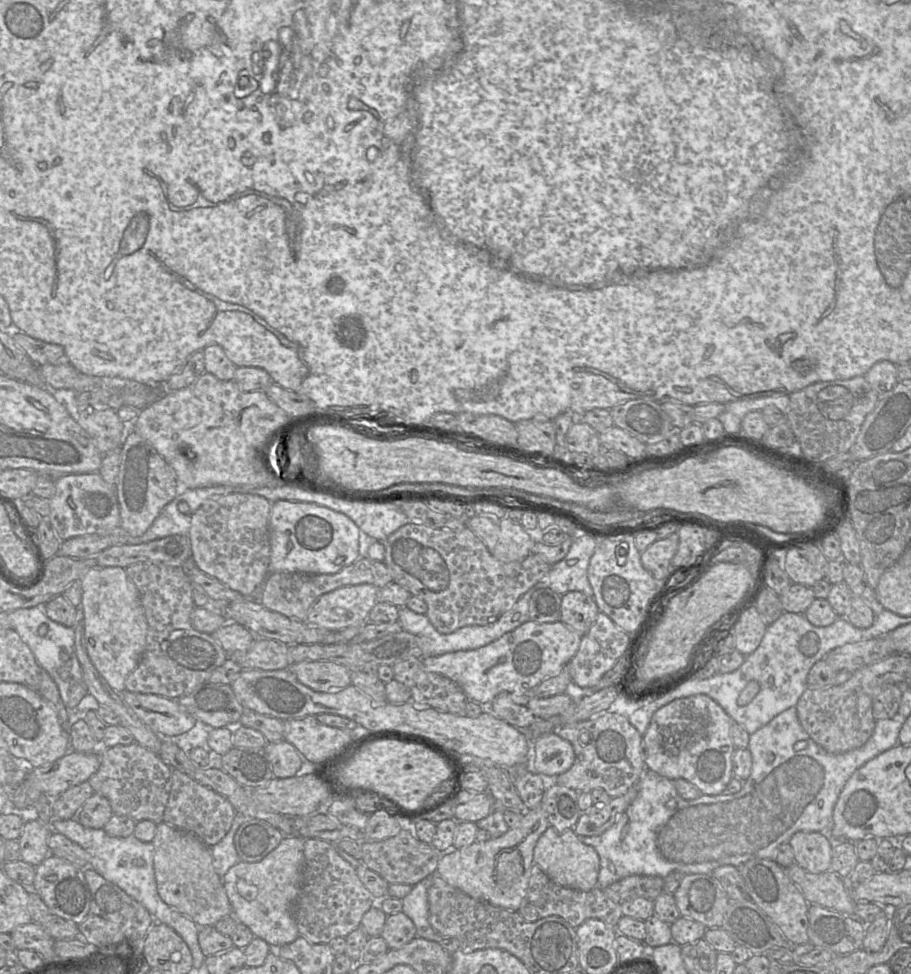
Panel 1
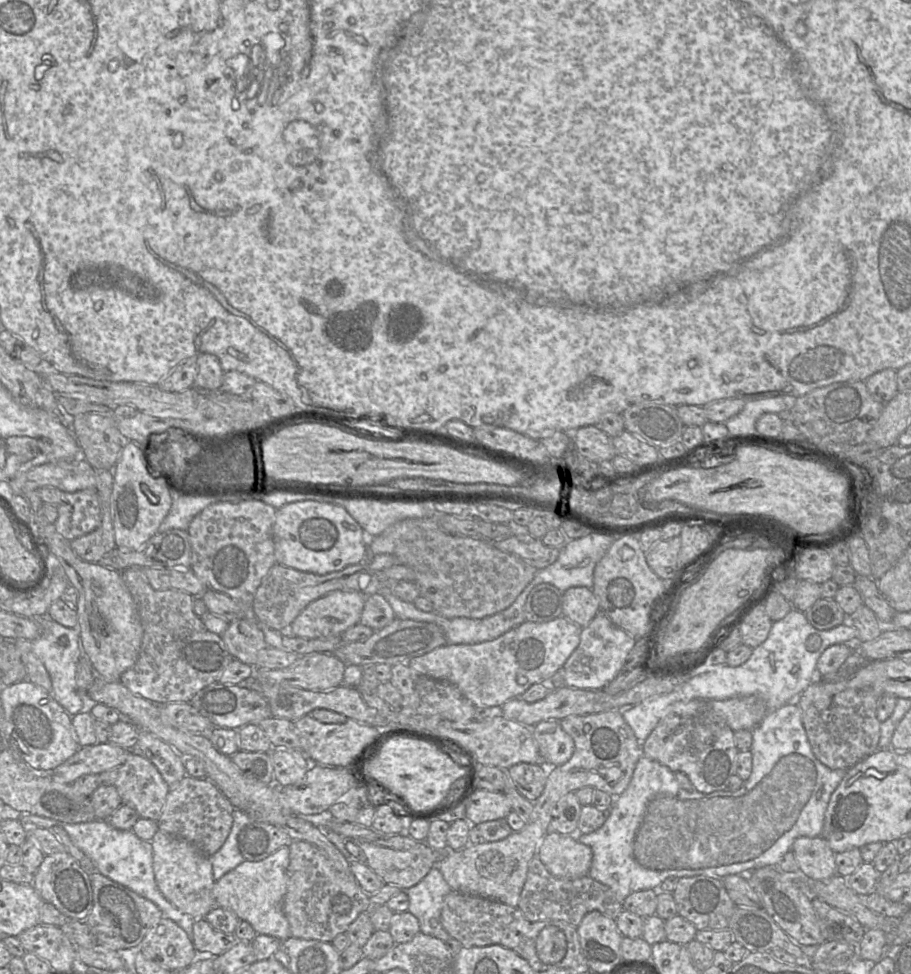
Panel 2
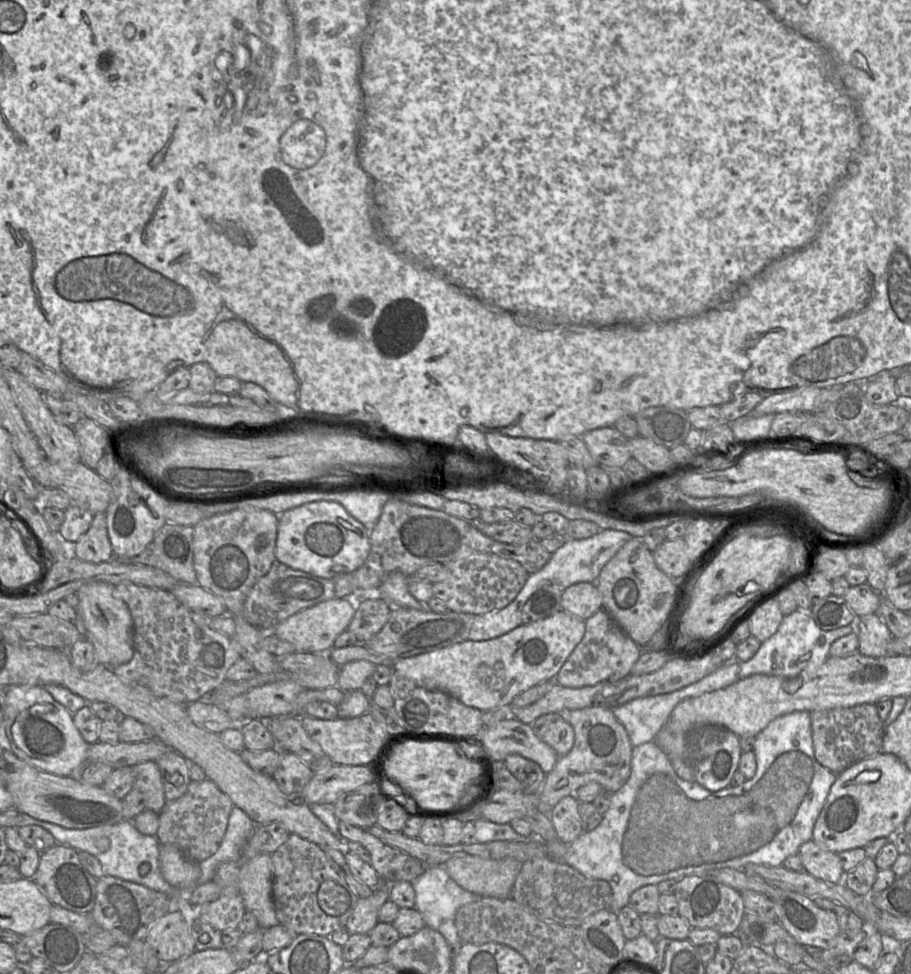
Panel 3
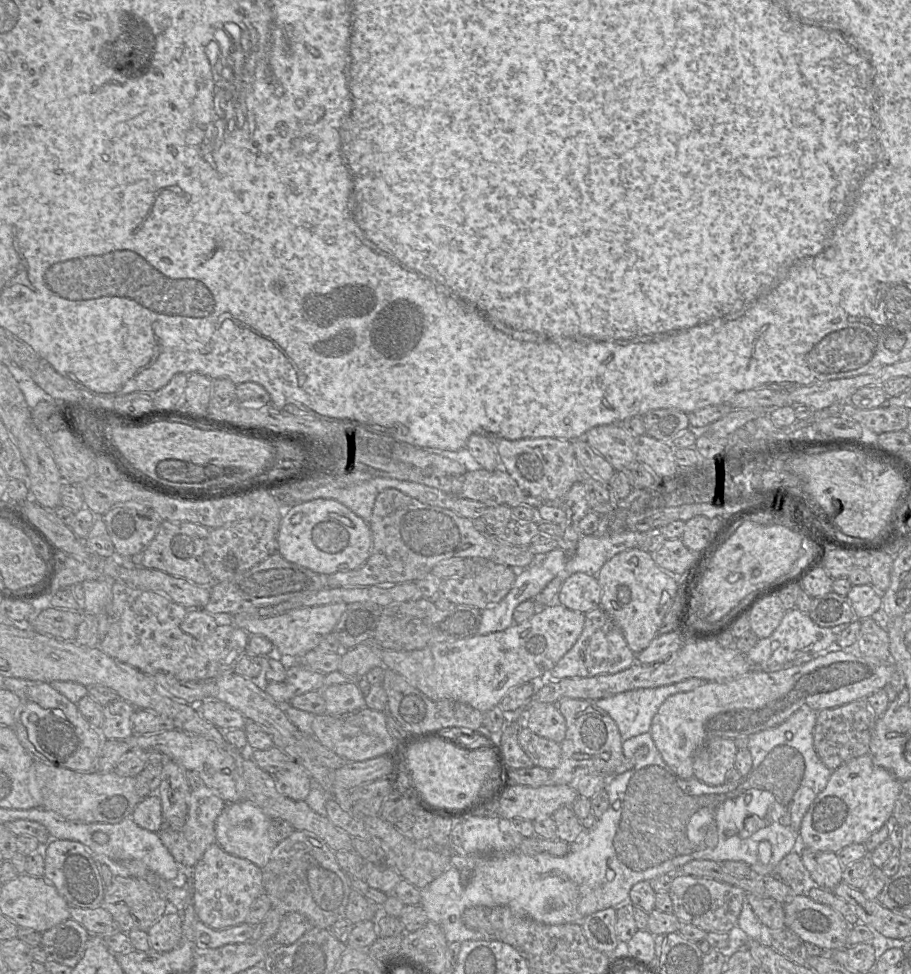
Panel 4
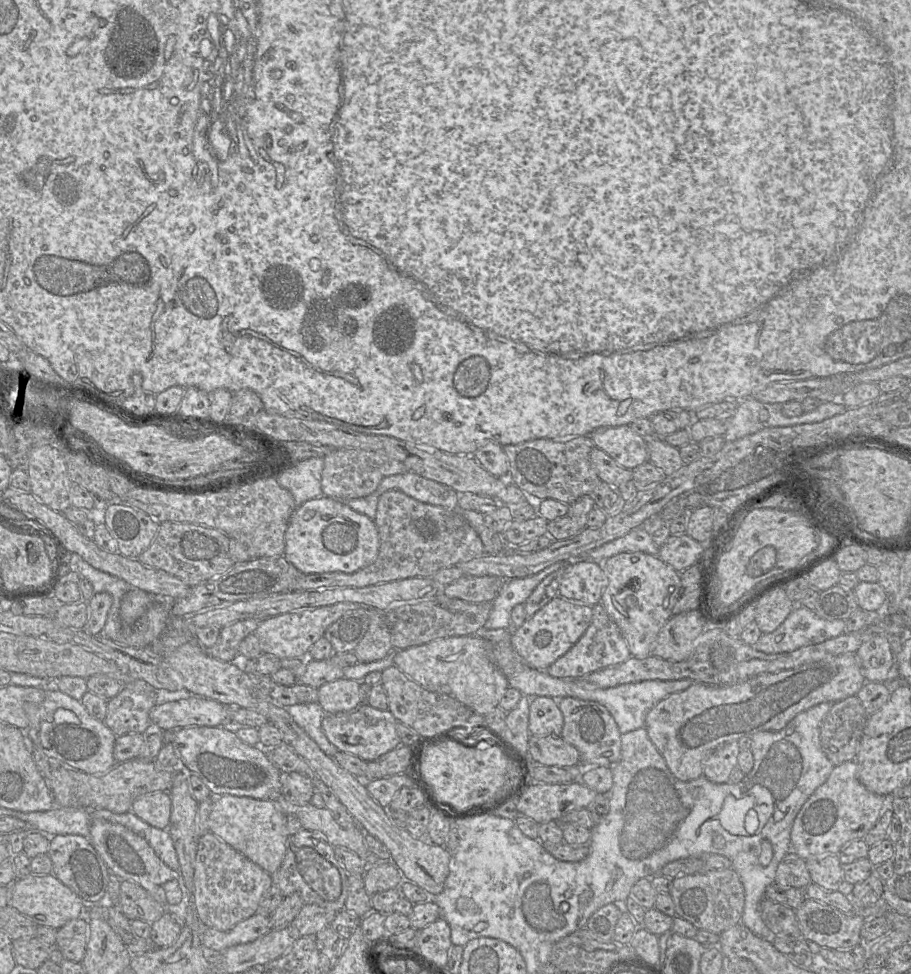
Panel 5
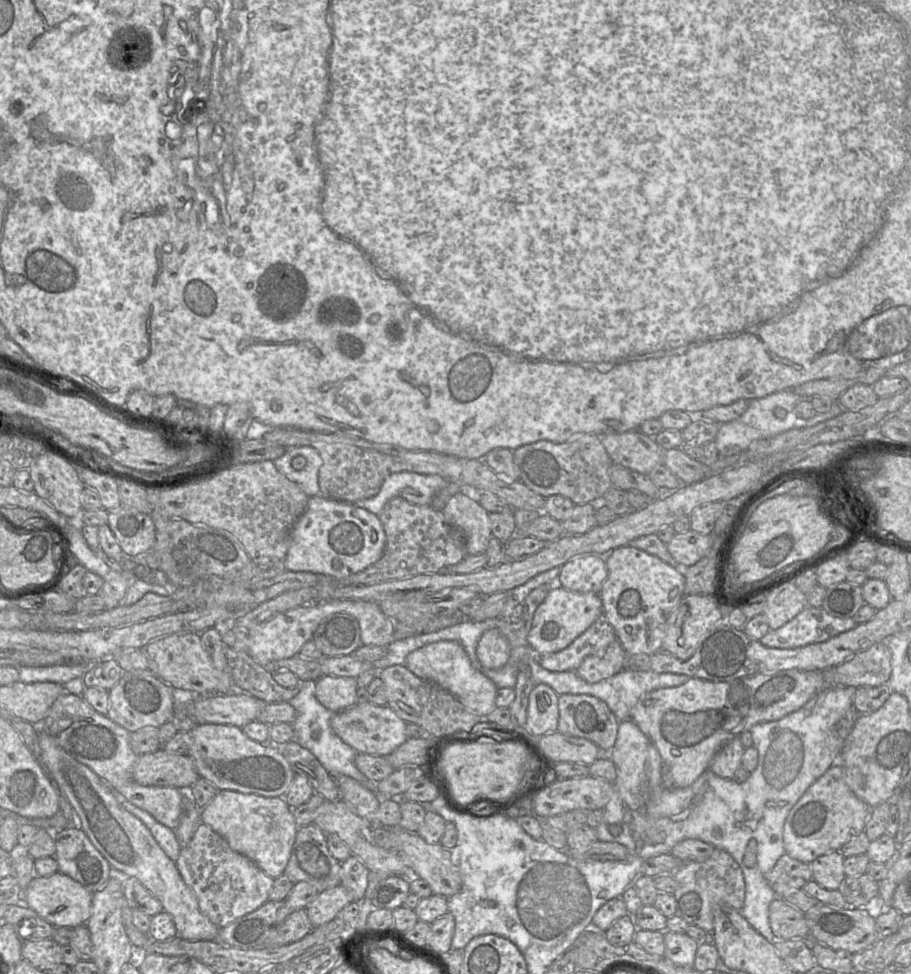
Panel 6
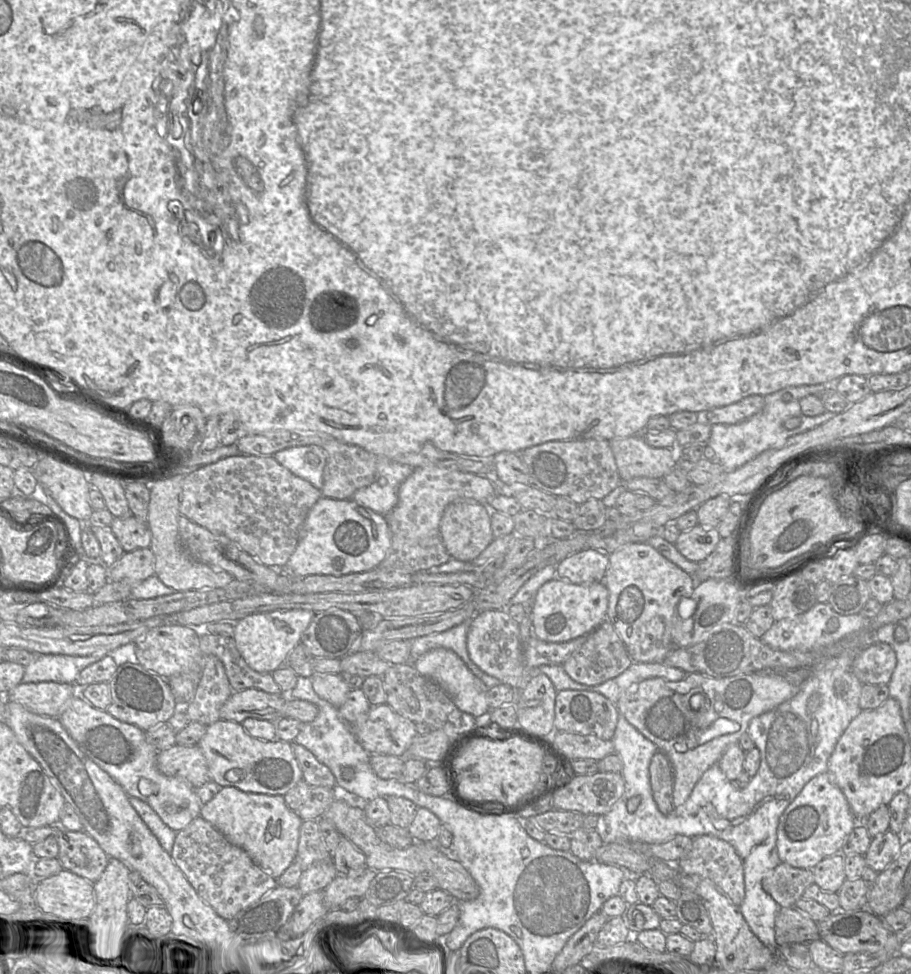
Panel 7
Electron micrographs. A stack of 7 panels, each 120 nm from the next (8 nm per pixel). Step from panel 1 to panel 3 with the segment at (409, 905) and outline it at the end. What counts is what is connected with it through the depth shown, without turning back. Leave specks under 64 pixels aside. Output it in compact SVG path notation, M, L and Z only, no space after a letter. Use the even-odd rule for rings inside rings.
M427 865L424 872L412 881L415 891L415 906L426 926L443 935L448 943L462 942L455 925L457 910L468 903L476 901L481 895L461 888L446 872L443 865Z

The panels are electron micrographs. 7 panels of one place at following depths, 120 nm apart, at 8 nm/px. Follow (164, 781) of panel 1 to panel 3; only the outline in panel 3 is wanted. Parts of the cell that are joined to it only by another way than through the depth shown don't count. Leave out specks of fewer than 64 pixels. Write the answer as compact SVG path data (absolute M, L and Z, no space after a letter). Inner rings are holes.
M146 761L132 768L135 777L132 789L136 789L143 794L146 809L159 814L164 808L166 800L157 763Z

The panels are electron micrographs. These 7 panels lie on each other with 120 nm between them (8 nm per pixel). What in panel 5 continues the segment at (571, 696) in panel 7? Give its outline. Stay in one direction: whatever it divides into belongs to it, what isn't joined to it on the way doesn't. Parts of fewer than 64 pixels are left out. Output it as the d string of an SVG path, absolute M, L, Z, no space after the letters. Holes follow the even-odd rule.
M573 697L554 699L556 699L564 718L561 737L578 750L580 754L578 766L581 768L611 767L619 761L622 734L605 706L594 701Z

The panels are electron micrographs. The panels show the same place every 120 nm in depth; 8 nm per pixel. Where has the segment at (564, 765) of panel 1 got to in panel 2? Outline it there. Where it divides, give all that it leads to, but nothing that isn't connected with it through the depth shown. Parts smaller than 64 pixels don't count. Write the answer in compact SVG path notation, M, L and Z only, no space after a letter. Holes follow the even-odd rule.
M545 720L532 729L538 750L548 767L566 763L574 752L574 741L560 725L560 720Z

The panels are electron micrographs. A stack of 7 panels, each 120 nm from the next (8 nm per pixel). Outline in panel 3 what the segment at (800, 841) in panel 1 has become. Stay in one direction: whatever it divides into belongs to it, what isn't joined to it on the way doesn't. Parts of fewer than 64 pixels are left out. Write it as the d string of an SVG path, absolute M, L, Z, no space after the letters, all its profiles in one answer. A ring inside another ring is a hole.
M810 840L800 846L798 854L804 870L810 875L829 883L838 883L843 880L845 871L838 853L827 850L814 840Z

